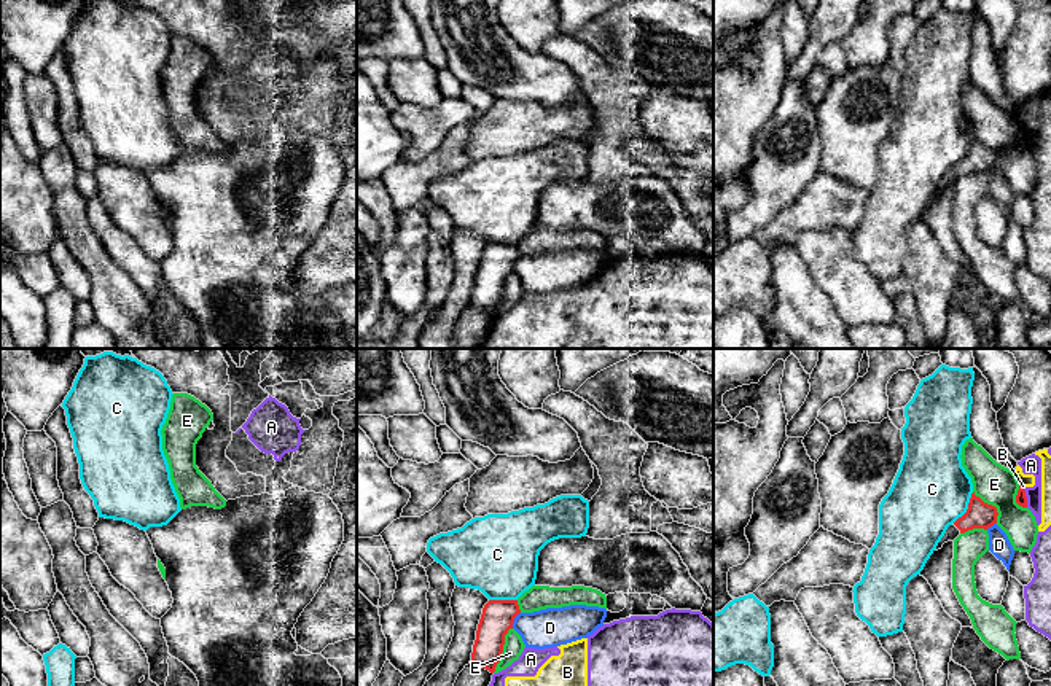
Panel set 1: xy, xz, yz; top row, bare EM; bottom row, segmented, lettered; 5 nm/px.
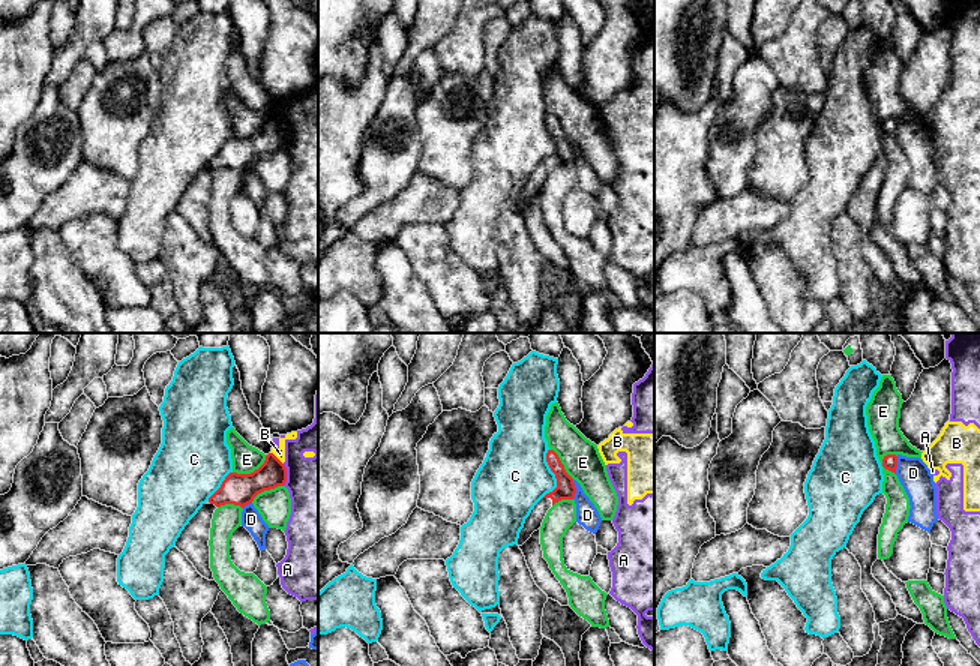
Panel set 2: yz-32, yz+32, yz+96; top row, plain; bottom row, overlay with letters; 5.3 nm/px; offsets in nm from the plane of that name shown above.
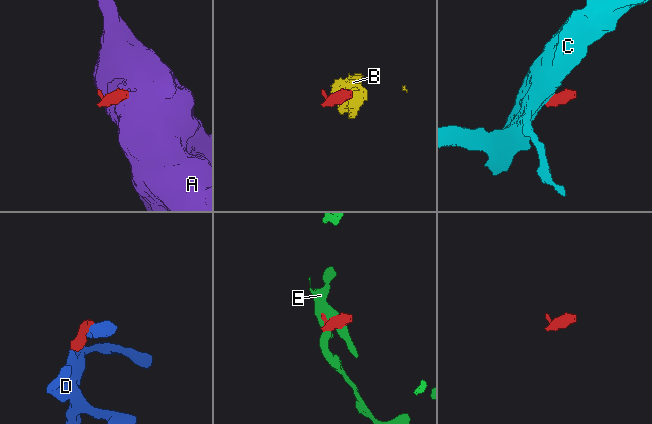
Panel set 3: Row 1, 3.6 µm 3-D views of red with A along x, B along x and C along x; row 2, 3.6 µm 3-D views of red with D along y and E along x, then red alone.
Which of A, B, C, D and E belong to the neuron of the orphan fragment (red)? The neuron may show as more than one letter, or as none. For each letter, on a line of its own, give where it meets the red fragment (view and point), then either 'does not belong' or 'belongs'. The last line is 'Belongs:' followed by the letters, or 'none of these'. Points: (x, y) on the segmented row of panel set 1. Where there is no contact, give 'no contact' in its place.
A: meets red in yz at (1026, 497); does not belong
B: meets red in yz at (1021, 486); does not belong
C: meets red in yz at (968, 508); does not belong
D: meets red in xz at (513, 619); does not belong
E: meets red in xz at (502, 650); does not belong
Belongs: none of these

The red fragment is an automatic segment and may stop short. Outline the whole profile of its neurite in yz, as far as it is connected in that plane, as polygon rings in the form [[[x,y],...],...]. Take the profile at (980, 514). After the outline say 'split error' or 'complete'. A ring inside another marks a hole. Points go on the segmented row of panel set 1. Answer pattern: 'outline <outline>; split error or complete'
outline [[[971,493],[967,513],[959,517],[952,525],[947,527],[944,536],[938,543],[936,549],[941,549],[944,543],[954,541],[960,533],[965,533],[973,528],[987,530],[997,524],[997,508],[984,503],[979,497]]]; split error

